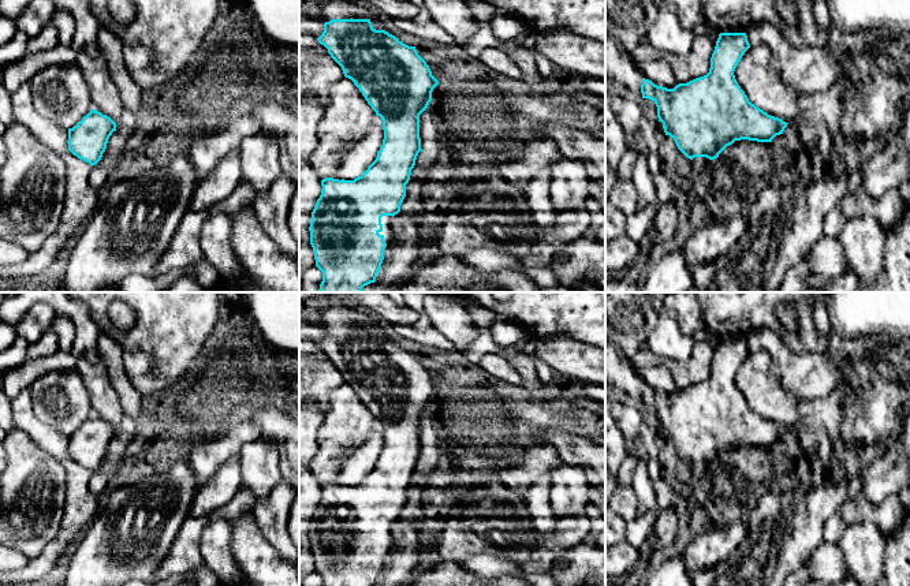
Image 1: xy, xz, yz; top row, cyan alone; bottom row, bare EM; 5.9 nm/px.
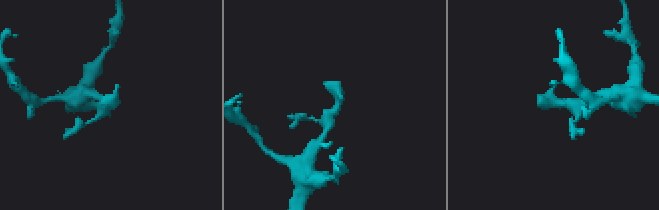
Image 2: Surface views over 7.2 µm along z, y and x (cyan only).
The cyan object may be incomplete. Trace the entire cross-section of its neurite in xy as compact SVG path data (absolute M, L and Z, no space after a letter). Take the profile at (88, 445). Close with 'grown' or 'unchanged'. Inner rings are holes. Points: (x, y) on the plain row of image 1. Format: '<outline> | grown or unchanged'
M92 415L72 434L68 434L68 456L93 473L101 466L113 437L116 429L109 422Z | unchanged

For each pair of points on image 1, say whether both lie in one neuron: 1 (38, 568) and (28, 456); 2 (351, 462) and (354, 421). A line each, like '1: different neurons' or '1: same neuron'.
1: different neurons
2: different neurons

